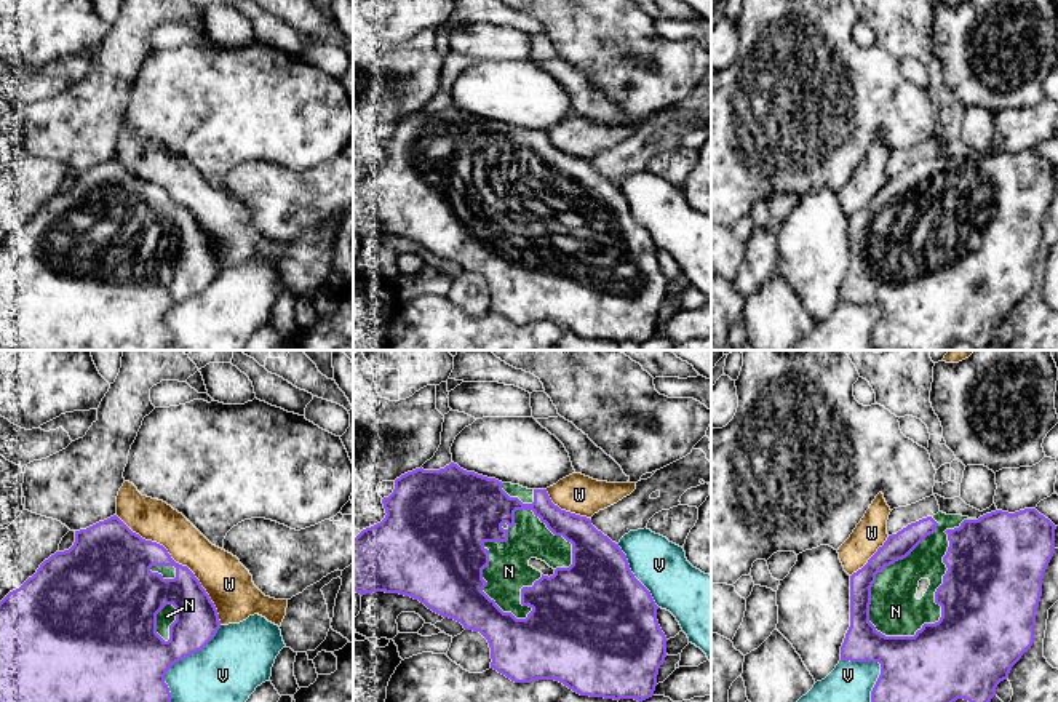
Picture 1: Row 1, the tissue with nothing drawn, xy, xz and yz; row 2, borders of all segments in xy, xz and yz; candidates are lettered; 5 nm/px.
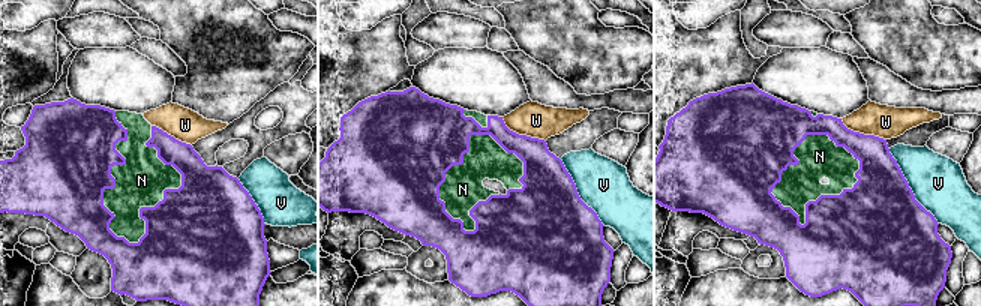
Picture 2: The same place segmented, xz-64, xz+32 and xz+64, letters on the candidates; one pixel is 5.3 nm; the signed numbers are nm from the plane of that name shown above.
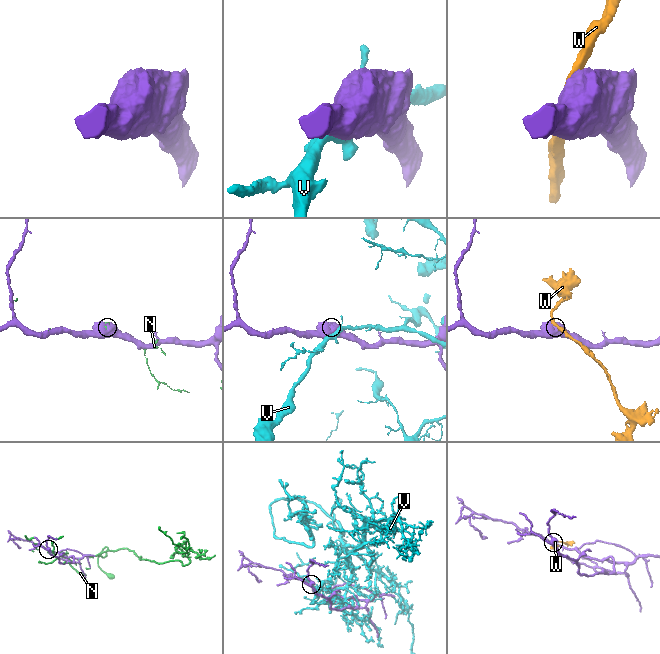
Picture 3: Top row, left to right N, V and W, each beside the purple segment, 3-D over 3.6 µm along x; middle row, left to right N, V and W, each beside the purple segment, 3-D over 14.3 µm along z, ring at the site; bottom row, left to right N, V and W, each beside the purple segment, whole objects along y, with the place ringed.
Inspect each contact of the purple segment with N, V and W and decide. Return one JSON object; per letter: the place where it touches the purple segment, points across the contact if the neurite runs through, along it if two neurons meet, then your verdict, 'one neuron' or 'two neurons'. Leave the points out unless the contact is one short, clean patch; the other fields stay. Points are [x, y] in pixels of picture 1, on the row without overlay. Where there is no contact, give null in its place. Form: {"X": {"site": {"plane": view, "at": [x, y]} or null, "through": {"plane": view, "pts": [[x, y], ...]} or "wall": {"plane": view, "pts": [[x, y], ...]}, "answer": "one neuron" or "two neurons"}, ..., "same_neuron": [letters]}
{"N": {"site": {"plane": "xz", "at": [488, 203]}, "answer": "one neuron"}, "V": {"site": {"plane": "xy", "at": [178, 303]}, "answer": "two neurons"}, "W": {"site": {"plane": "xy", "at": [178, 205]}, "answer": "two neurons"}, "same_neuron": ["N"]}

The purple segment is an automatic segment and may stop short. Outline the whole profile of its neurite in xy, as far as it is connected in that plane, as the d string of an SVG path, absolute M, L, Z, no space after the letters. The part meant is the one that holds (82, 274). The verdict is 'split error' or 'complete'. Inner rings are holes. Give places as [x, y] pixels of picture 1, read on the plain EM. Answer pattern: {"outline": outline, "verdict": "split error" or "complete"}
{"outline": "M117 157L75 173L69 192L56 193L19 230L0 243L0 349L2 350L171 350L166 313L179 302L201 293L221 270L214 245L195 216L176 205L168 192L133 174Z", "verdict": "split error"}

